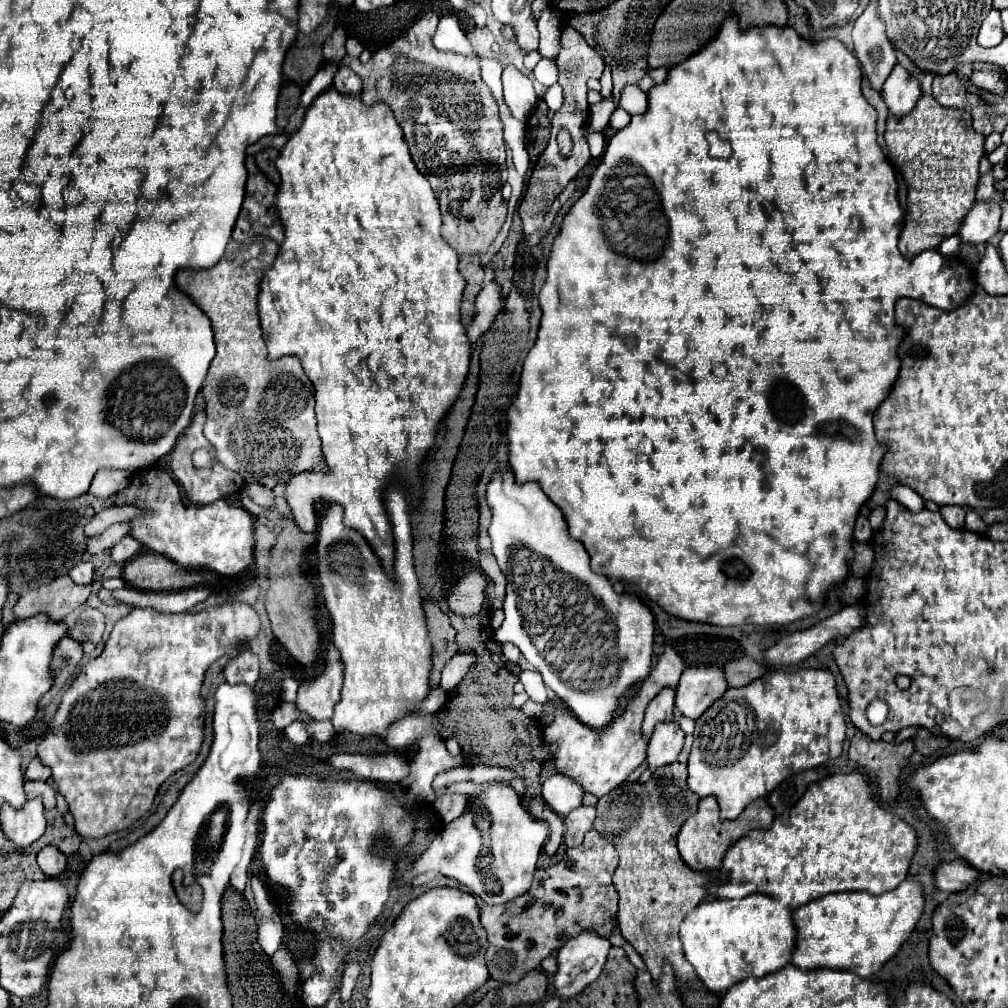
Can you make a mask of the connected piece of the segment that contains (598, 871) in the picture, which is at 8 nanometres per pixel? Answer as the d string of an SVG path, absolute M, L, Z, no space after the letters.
M590 830L584 842L578 848L568 848L558 864L536 870L528 894L500 906L484 906L480 922L490 942L486 952L490 976L502 984L516 984L526 972L540 968L544 958L564 946L568 938L580 934L580 930L596 930L608 938L618 924L618 894L612 886L616 866L616 848L596 830Z

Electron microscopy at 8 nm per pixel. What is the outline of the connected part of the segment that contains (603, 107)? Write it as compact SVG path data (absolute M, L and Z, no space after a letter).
M602 100L596 106L590 106L590 118L588 118L588 126L594 132L602 132L608 126L610 114L614 112L614 100Z

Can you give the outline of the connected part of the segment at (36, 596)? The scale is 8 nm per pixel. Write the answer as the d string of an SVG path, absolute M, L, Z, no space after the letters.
M60 576L40 590L30 590L20 596L14 606L14 620L24 620L34 614L48 614L52 620L64 620L74 608L82 606L90 596L92 586L78 586L70 576Z

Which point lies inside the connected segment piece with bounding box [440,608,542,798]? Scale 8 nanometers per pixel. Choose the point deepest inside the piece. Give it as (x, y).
(477, 711)

